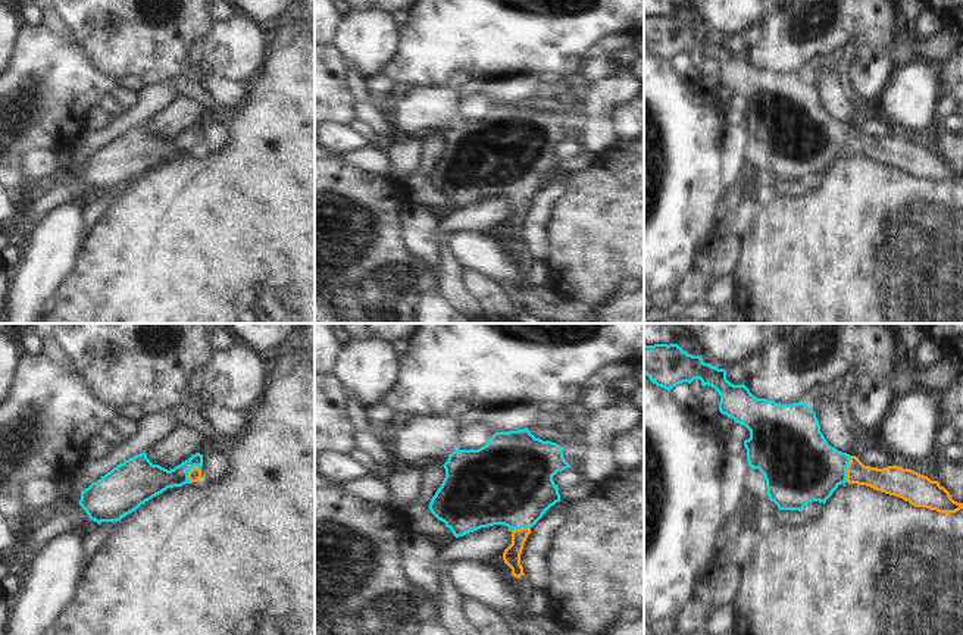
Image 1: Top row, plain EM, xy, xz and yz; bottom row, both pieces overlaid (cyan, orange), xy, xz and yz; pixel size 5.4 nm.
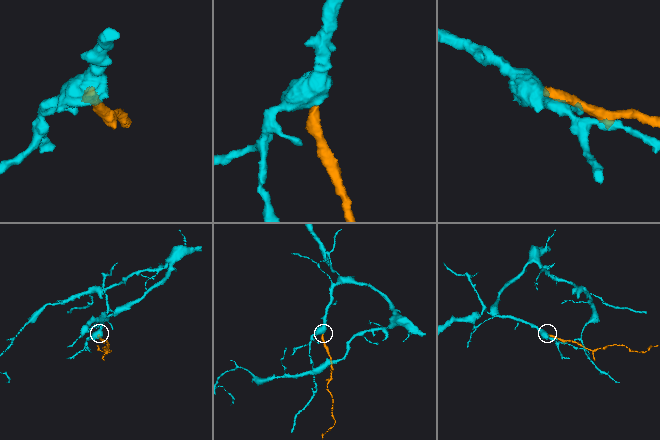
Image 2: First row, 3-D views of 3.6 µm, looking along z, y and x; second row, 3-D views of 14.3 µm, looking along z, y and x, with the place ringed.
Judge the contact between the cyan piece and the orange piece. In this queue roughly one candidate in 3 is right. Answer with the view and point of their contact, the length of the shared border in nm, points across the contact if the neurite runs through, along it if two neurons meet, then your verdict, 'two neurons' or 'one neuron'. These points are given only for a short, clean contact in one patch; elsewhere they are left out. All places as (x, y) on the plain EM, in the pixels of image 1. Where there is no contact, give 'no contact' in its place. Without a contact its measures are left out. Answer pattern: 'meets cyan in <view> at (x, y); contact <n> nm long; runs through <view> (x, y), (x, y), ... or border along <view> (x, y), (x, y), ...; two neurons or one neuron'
meets cyan in yz at (846, 140); contact 150 nm long; runs through yz (800, 137), (846, 140), (878, 150), (890, 150); one neuron

